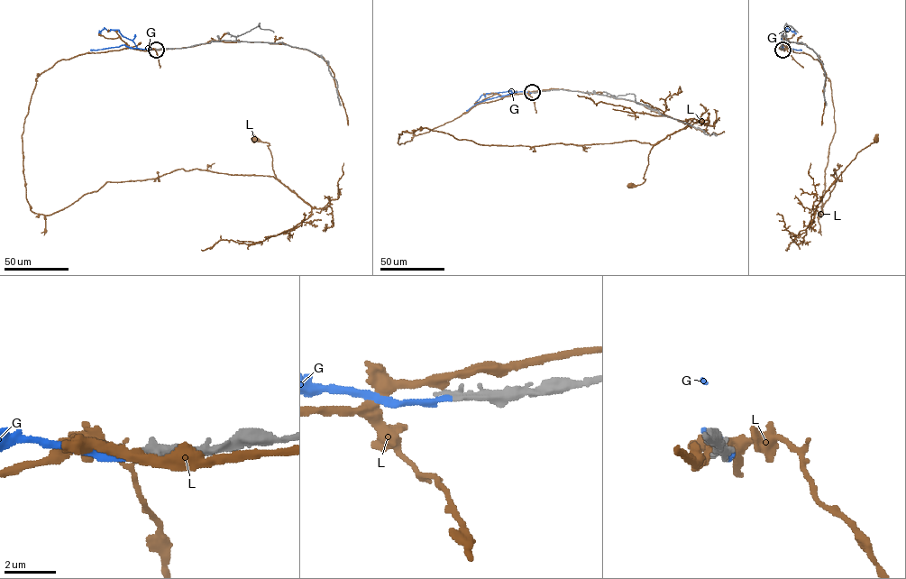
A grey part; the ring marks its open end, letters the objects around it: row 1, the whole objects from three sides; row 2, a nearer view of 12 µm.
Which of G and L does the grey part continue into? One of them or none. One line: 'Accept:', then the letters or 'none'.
Accept: G

